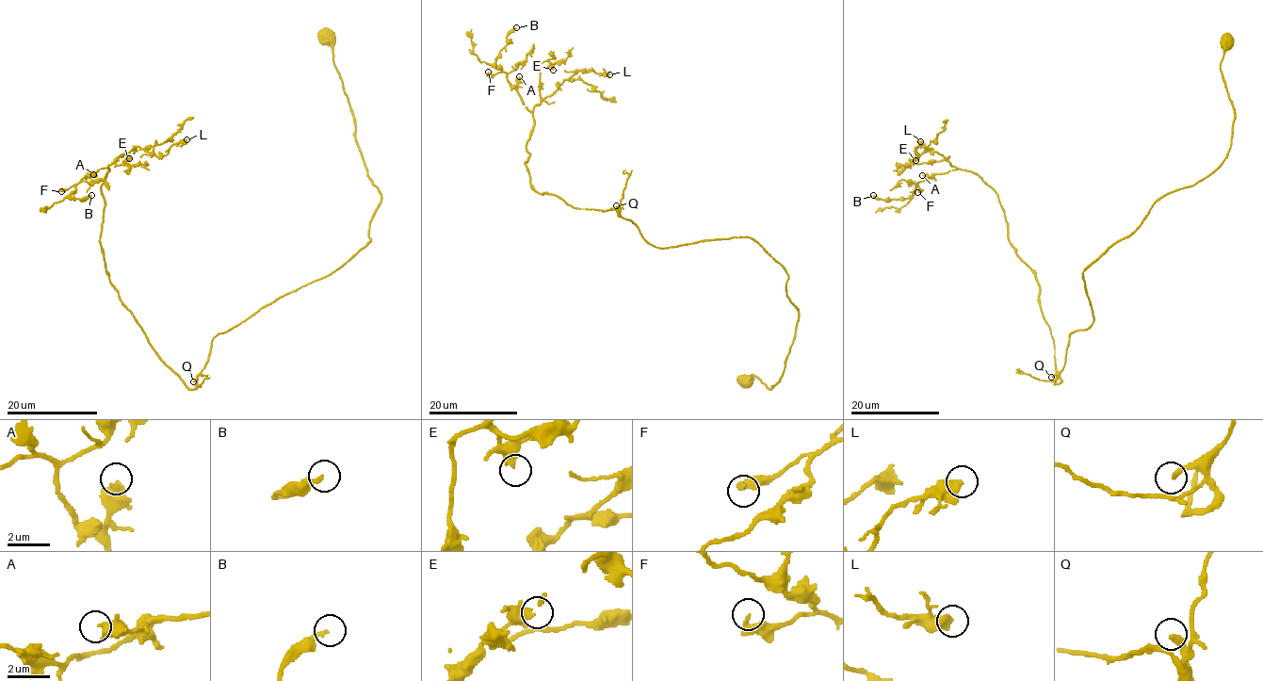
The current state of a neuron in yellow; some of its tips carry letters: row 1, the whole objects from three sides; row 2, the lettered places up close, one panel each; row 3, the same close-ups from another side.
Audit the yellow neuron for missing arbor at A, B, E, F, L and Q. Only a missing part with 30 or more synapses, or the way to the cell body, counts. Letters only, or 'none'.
Q

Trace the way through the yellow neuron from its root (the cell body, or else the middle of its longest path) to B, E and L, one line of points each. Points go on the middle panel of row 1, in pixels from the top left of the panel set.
B: (745, 381), (785, 368), (788, 274), (750, 237), (656, 248), (539, 193), (495, 63), (516, 27)
E: (745, 381), (785, 368), (788, 274), (750, 237), (656, 248), (615, 209), (539, 193), (526, 140), (553, 70)
L: (745, 381), (779, 381), (798, 319), (755, 241), (656, 248), (531, 185), (533, 108), (609, 74)

